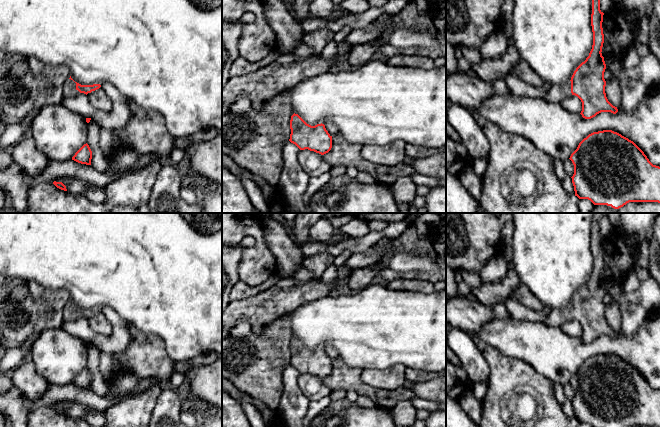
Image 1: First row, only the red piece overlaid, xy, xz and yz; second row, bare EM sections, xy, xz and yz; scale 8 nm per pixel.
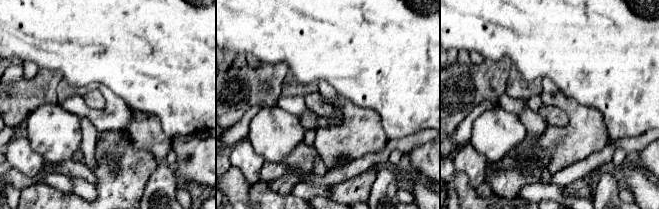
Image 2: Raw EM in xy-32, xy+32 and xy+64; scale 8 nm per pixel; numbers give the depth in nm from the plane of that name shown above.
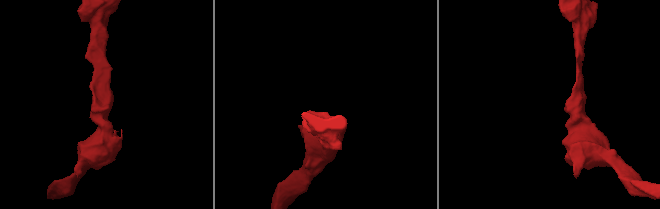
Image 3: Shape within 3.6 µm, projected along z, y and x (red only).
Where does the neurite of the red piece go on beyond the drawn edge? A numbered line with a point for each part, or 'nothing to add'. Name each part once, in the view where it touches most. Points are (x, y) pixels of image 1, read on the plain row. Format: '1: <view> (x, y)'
1: xy (69, 314)

